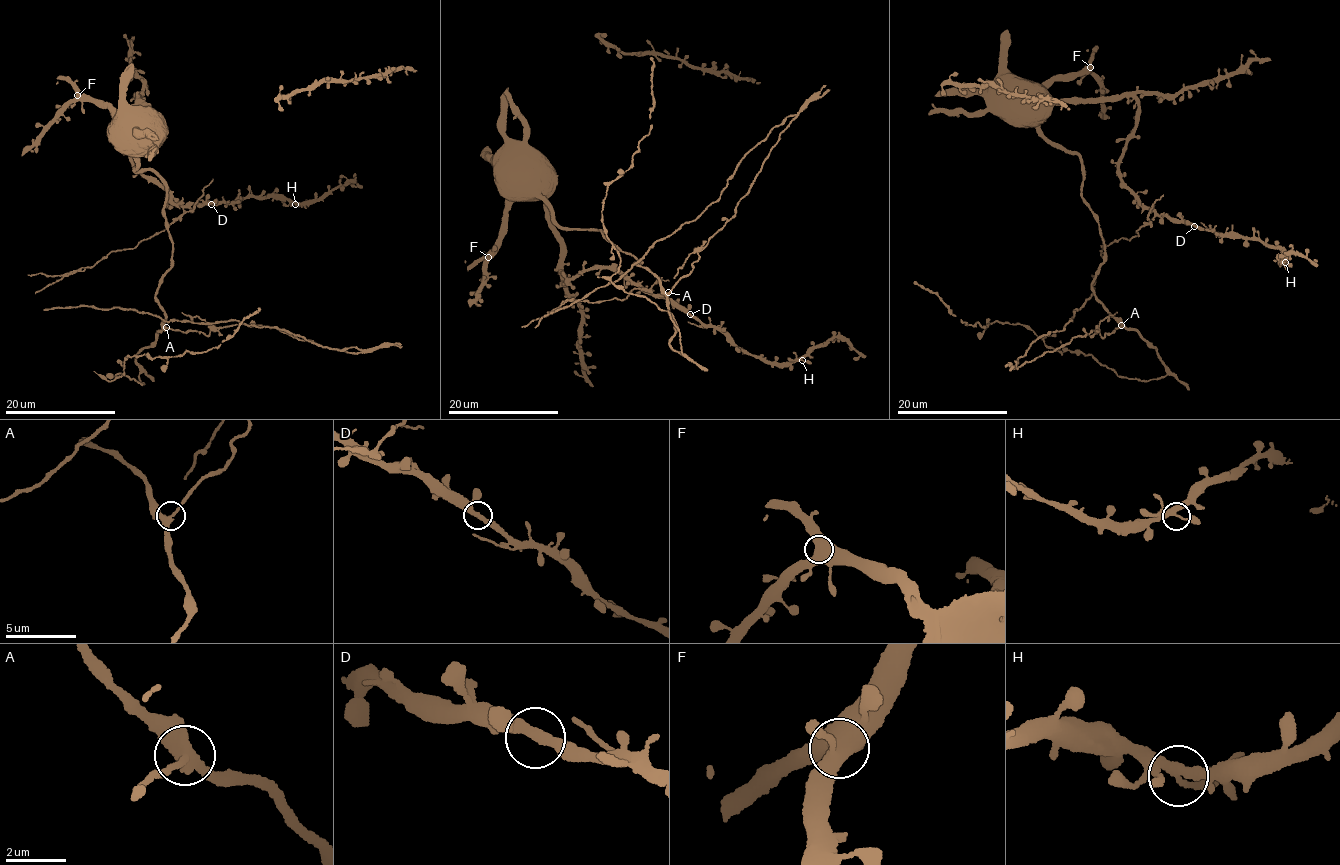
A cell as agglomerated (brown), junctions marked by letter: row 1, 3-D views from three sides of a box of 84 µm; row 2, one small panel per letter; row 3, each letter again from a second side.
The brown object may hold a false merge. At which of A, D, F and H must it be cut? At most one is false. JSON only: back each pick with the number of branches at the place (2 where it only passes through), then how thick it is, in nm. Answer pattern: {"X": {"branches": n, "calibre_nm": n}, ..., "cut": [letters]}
{"A": {"branches": 3, "calibre_nm": 360}, "cut": ["A"]}

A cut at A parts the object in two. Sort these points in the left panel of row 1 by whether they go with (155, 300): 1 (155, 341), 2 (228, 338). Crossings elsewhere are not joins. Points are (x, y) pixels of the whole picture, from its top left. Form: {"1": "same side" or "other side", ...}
{"1": "same side", "2": "same side"}

